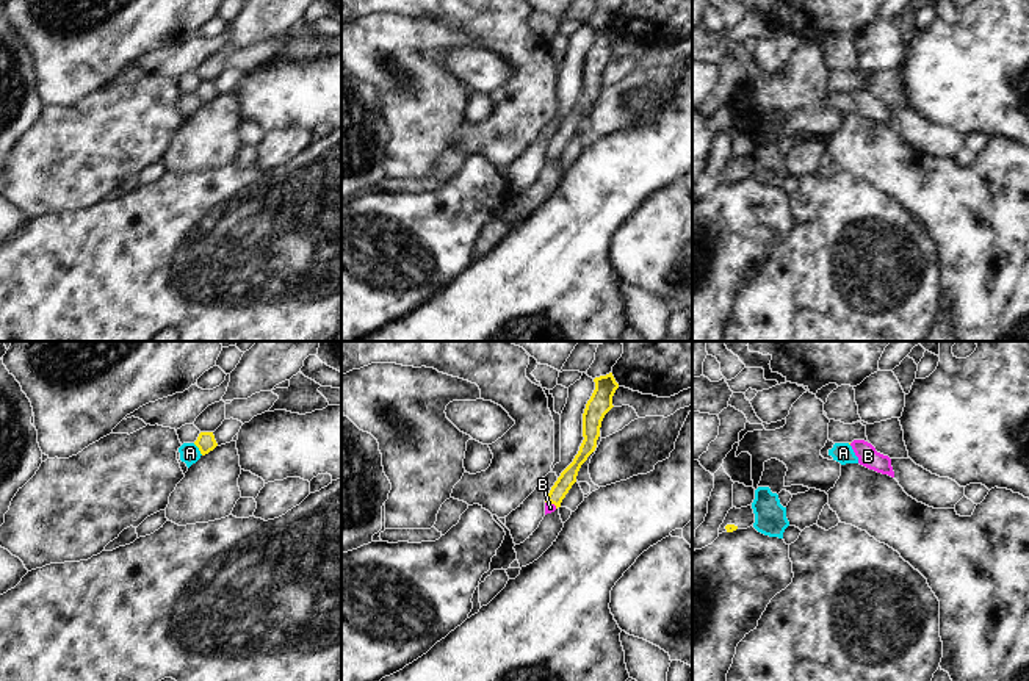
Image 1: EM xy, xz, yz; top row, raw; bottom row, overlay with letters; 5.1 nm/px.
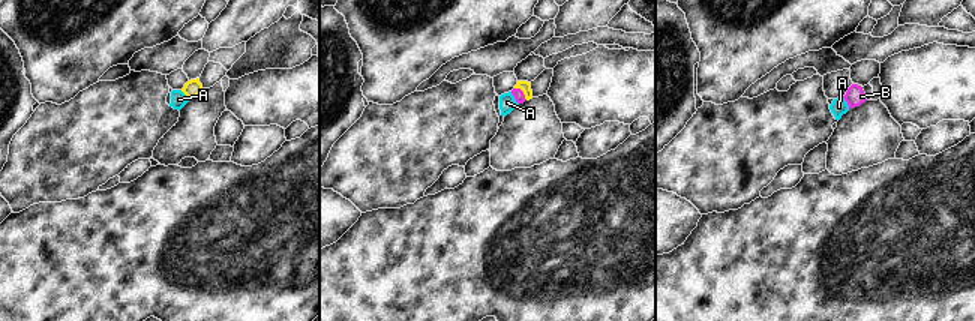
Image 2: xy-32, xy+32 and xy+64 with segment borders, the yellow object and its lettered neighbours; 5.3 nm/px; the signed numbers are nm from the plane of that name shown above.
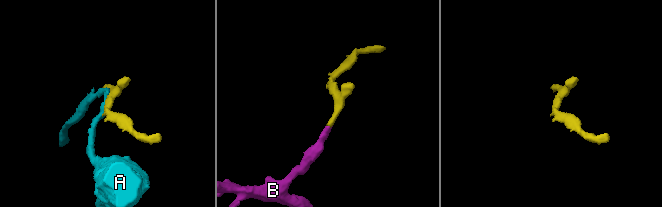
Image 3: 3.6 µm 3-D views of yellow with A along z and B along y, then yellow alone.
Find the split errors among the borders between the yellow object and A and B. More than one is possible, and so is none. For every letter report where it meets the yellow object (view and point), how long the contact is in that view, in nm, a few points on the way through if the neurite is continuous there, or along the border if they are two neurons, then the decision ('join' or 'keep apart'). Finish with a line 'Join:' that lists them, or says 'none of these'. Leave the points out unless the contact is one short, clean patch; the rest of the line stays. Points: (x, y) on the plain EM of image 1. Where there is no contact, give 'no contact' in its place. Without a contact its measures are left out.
A: contact xy (199, 99); length 80 nm; keep apart
B: contact xz (552, 152); length 70 nm; way xz (567, 127), (552, 152), (550, 157); join
Join: B

